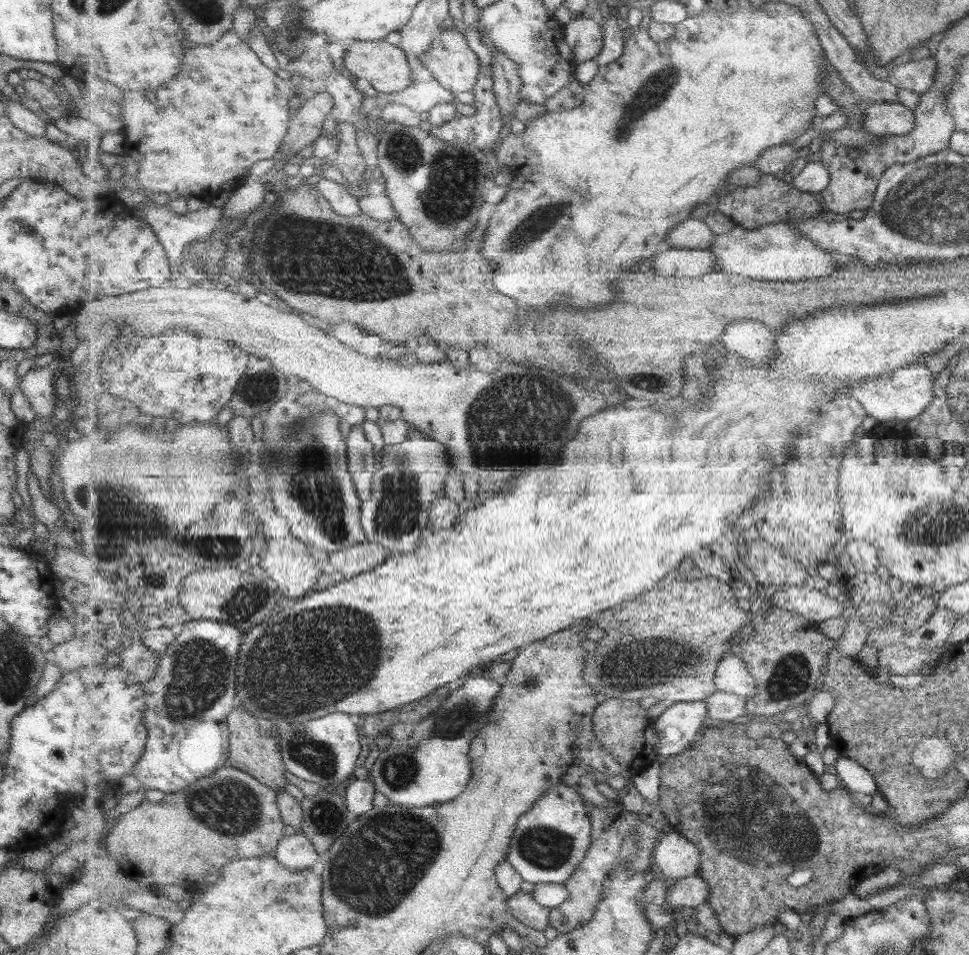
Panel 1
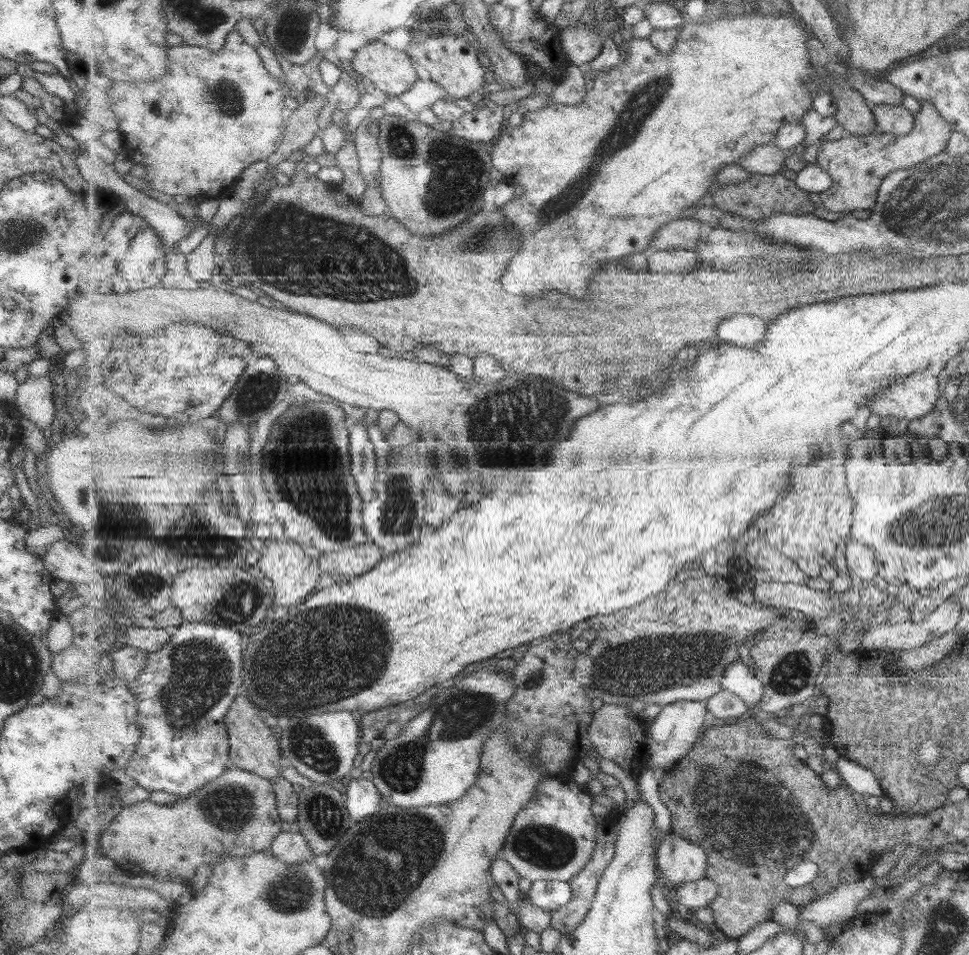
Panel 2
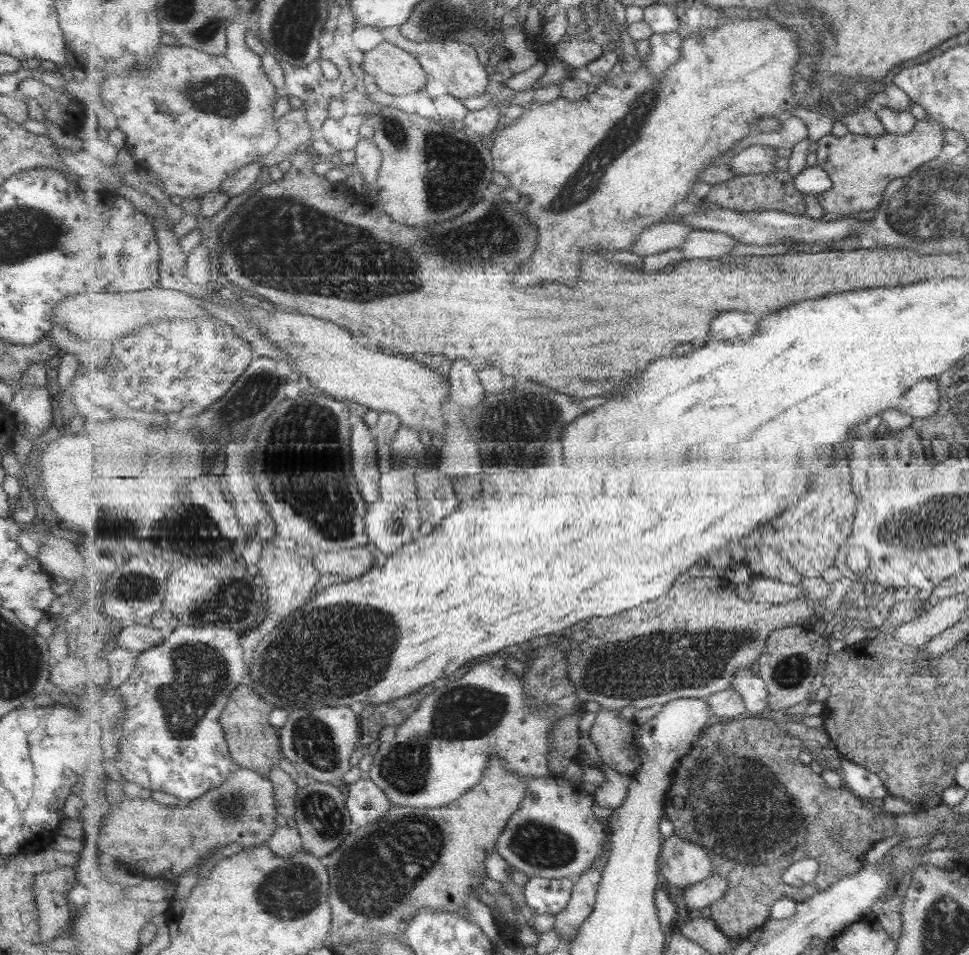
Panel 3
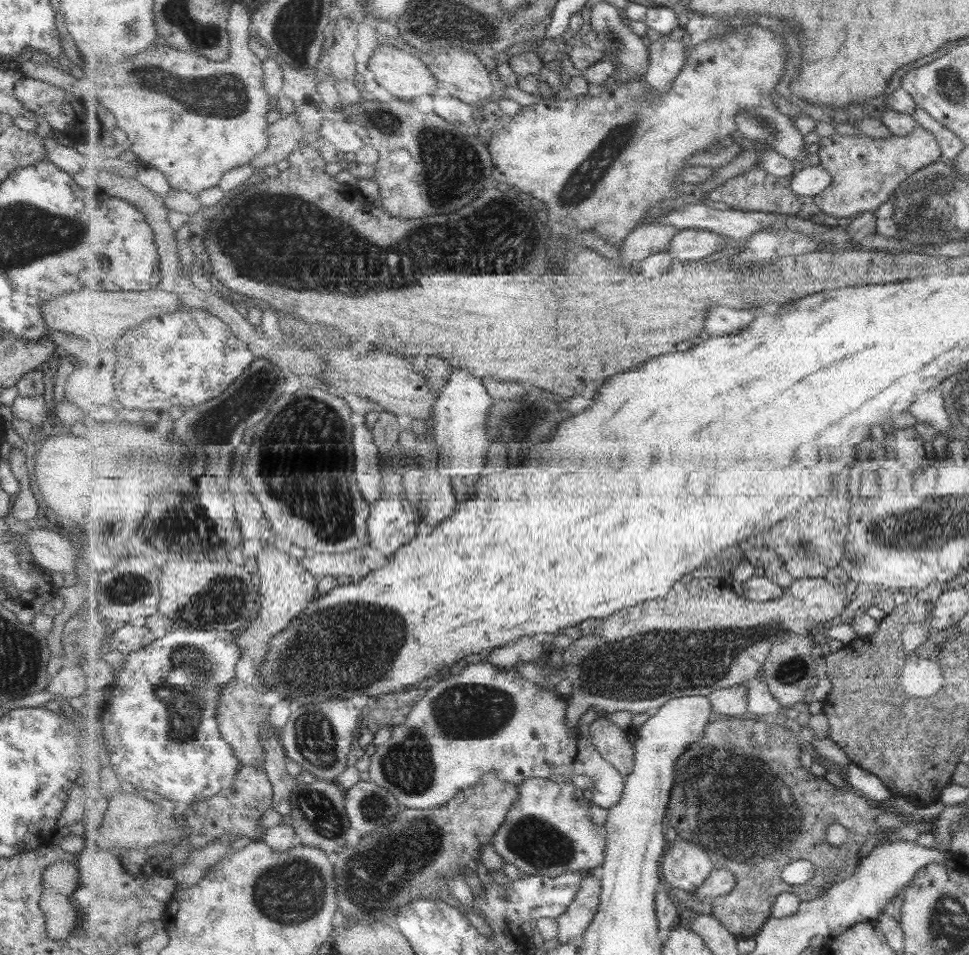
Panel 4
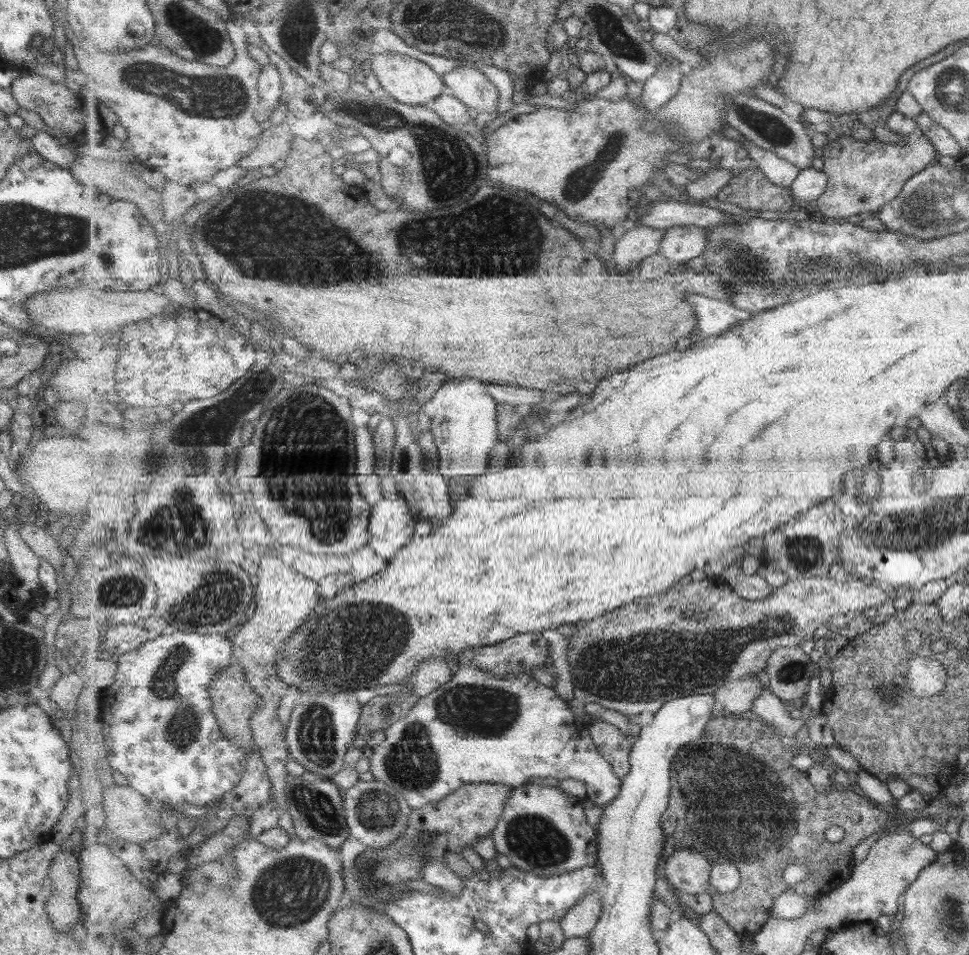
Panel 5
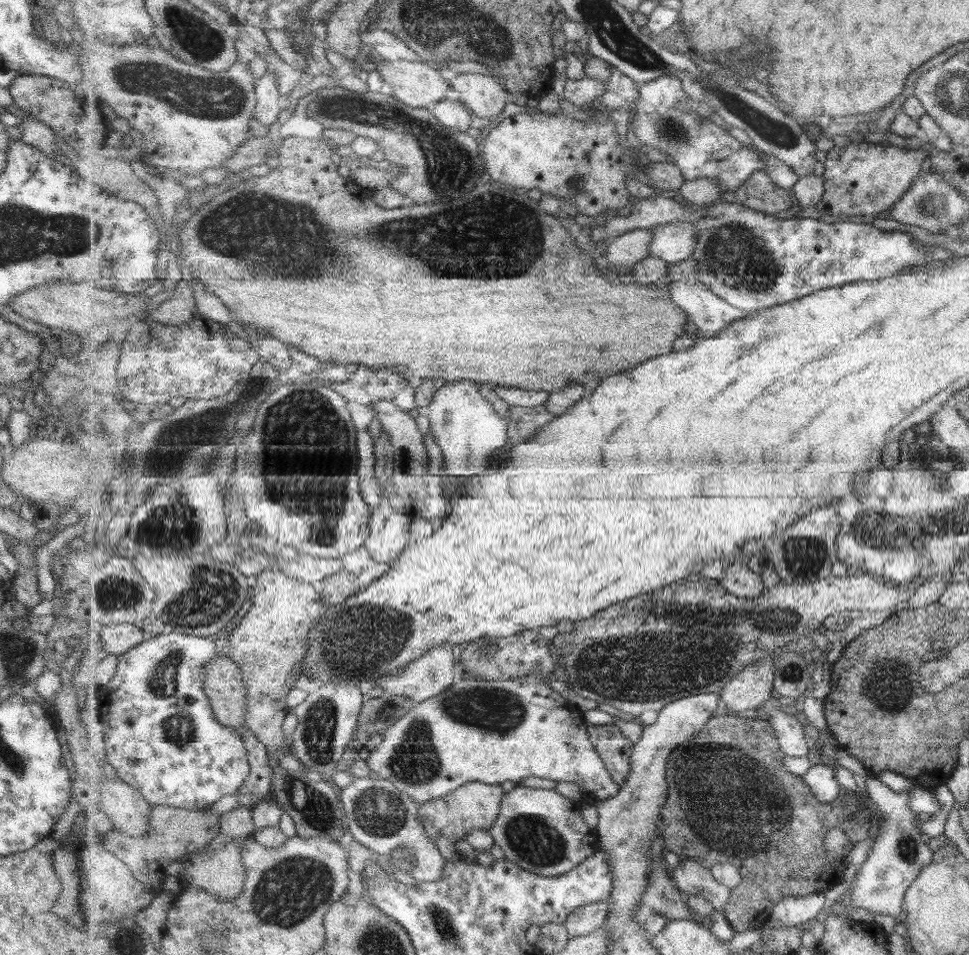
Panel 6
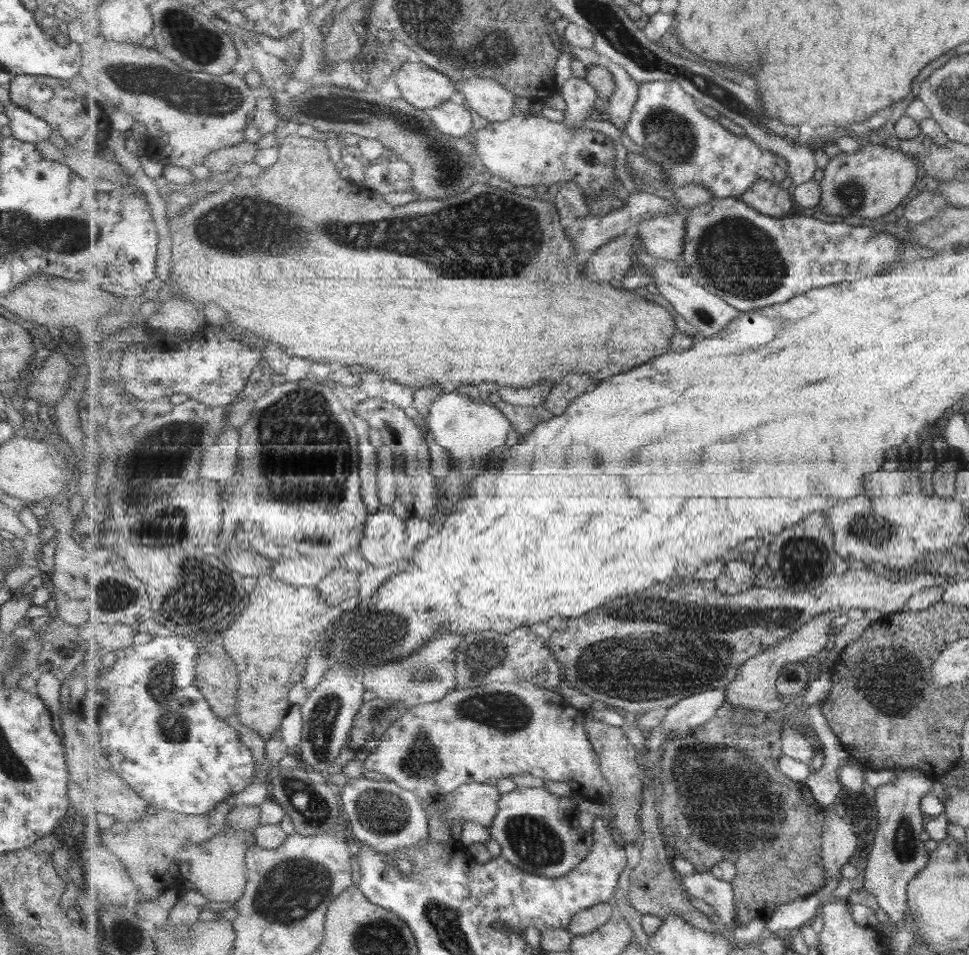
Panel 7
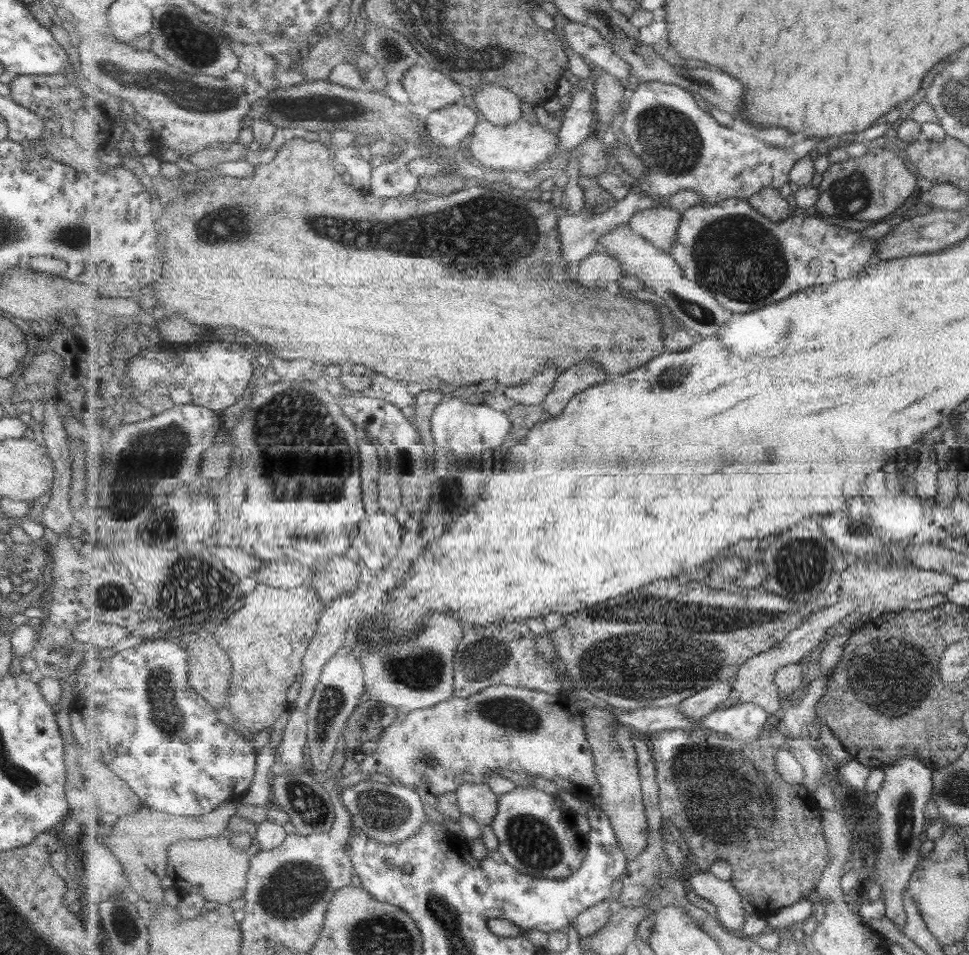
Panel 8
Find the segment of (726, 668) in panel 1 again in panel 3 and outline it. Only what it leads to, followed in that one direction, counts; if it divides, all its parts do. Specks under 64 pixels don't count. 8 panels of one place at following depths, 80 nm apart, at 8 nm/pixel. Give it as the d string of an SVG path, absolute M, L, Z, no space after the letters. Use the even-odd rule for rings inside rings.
M749 669L737 674L736 679L733 679L732 688L744 699L750 713L756 714L770 709L766 682L758 674L752 674Z

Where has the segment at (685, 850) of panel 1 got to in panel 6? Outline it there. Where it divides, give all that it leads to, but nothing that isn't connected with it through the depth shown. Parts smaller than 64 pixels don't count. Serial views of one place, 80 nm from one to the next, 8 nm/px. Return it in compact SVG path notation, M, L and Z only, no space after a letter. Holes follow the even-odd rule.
M691 857L680 858L680 864L671 869L676 885L685 895L705 898L717 911L723 911L731 898L731 889L721 884L710 869Z

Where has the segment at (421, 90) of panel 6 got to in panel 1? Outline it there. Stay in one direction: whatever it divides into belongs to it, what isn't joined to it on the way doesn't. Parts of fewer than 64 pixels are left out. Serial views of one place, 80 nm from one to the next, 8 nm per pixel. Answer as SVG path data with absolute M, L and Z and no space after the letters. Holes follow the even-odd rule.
M385 40L355 41L348 46L346 54L343 56L343 64L352 75L356 78L365 78L377 90L377 93L387 97L391 97L393 92L405 90L411 84L411 68L409 68L405 52L398 46L385 42Z

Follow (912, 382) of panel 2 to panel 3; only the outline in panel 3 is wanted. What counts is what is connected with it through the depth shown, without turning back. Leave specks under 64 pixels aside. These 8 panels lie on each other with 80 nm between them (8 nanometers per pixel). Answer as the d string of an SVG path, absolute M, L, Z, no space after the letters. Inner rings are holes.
M945 372L945 376L939 376L938 380L920 380L915 386L908 388L907 394L900 398L894 409L909 414L913 419L931 416L940 404L938 385L945 384L945 400L951 392L951 386L947 388L947 382L949 372Z

